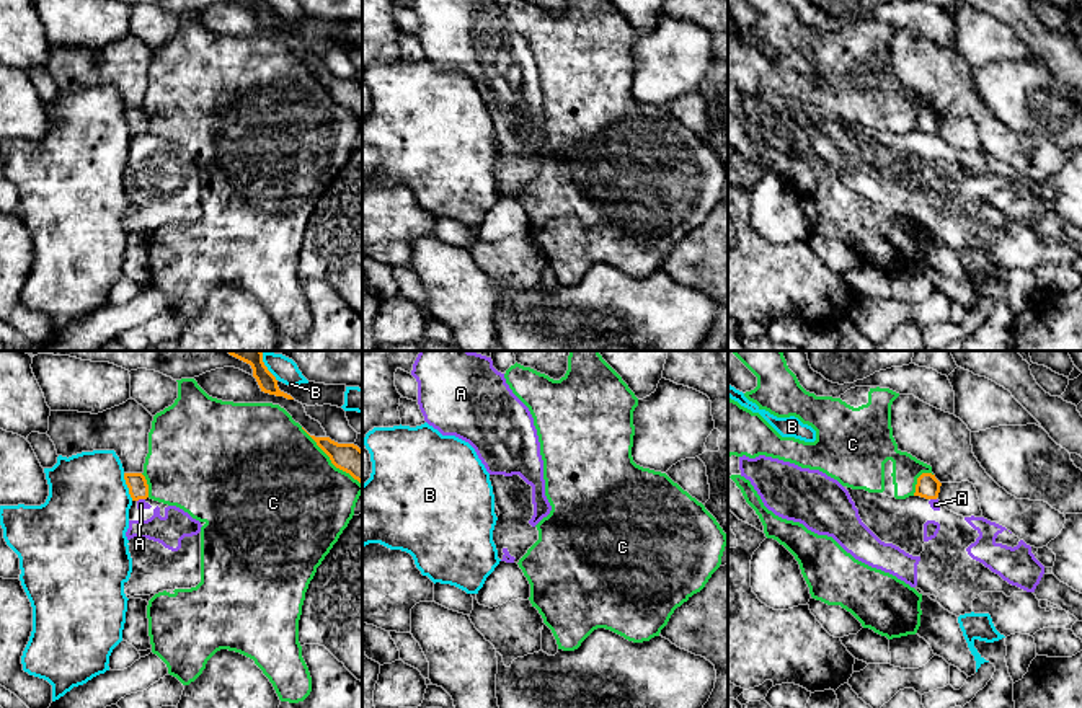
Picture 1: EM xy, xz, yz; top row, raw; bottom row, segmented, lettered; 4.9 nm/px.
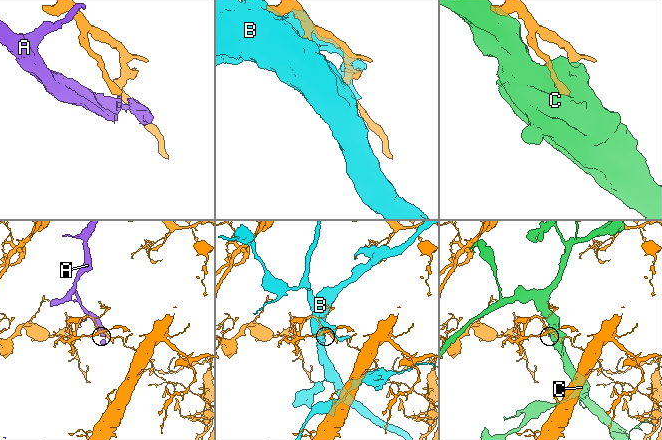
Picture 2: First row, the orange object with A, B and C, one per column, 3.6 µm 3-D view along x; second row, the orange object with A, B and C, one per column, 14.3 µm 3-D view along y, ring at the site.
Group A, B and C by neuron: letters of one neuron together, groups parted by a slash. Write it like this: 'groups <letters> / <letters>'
groups A / B / C

